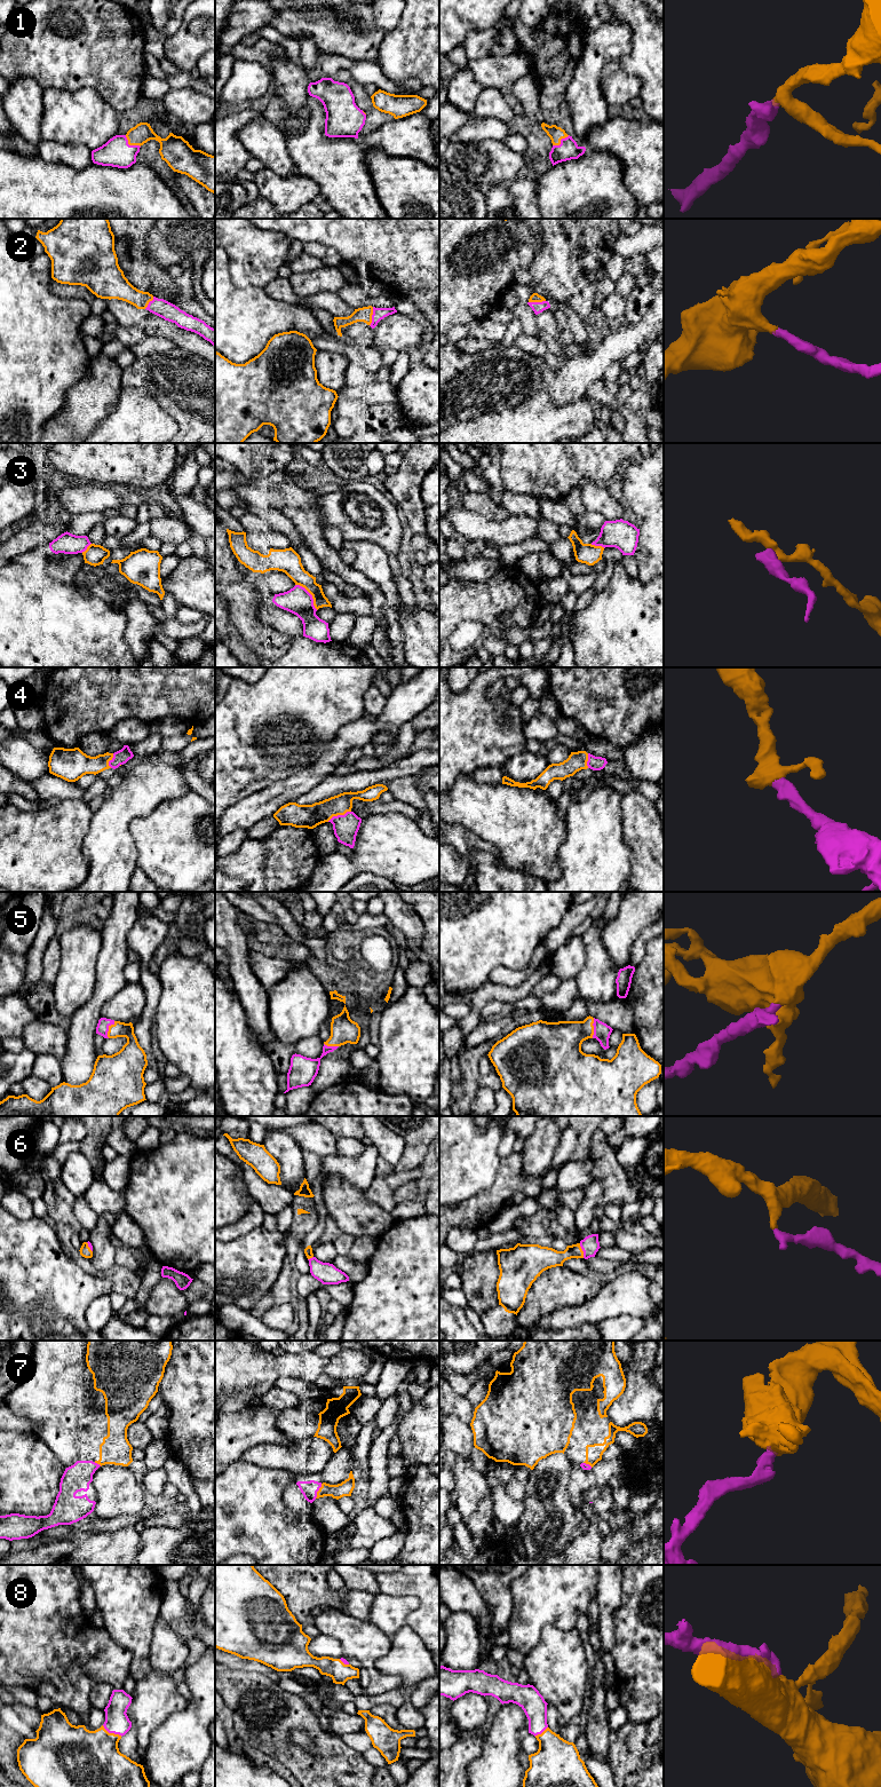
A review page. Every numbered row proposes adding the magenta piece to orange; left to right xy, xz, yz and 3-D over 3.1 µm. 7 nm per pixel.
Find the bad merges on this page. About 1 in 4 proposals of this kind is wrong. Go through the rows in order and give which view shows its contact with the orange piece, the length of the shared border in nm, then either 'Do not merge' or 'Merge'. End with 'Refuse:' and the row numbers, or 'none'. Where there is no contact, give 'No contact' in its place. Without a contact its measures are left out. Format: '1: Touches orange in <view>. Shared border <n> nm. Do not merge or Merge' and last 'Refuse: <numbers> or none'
1: Touches orange in xy. Shared border 140 nm. Merge
2: Touches orange in xz. Shared border 140 nm. Merge
3: Touches orange in xz. Shared border 240 nm. Merge
4: Touches orange in xz. Shared border 180 nm. Merge
5: Touches orange in xy. Shared border 130 nm. Merge
6: Touches orange in yz. Shared border 110 nm. Merge
7: Touches orange in xz. Shared border 120 nm. Merge
8: Touches orange in xy. Shared border 160 nm. Merge
Refuse: none

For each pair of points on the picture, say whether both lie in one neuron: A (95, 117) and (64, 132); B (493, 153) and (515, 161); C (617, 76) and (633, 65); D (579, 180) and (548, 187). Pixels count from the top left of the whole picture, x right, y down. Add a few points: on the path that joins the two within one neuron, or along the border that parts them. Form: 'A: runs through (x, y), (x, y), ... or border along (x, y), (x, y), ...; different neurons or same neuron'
A: runs through (87, 118), (78, 118), (72, 124); same neuron
B: runs through (499, 159), (501, 161), (509, 161); same neuron
C: border along (618, 62), (626, 72), (640, 80), (639, 94); different neurons
D: runs through (571, 187), (556, 187); same neuron

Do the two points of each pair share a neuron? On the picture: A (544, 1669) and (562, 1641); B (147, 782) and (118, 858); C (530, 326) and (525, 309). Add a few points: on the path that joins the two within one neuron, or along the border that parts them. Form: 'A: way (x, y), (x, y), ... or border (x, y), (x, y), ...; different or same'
A: way (550, 1662), (562, 1651), (562, 1647); same
B: way (129, 800), (118, 812), (118, 839); same
C: way (528, 322), (525, 314); same

